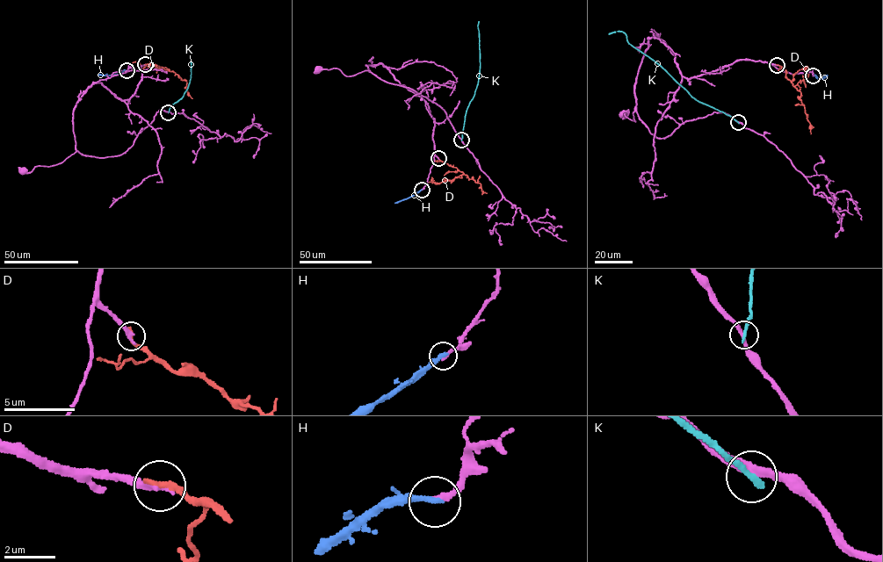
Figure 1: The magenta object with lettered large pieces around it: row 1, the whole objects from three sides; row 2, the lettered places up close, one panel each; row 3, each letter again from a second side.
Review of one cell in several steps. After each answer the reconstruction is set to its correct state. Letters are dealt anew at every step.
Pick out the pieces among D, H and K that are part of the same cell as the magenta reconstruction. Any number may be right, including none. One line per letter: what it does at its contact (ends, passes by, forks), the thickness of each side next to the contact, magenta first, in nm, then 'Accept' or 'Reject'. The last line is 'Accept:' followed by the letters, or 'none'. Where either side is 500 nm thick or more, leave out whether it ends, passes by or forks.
D: It ends there. Thickness 280 nm (magenta) against 280 nm. Reject
H: It ends there. Thickness 240 nm (magenta) against 280 nm. Reject
K: It ends there. Thickness 280 nm (magenta) against 260 nm. Reject
Accept: none

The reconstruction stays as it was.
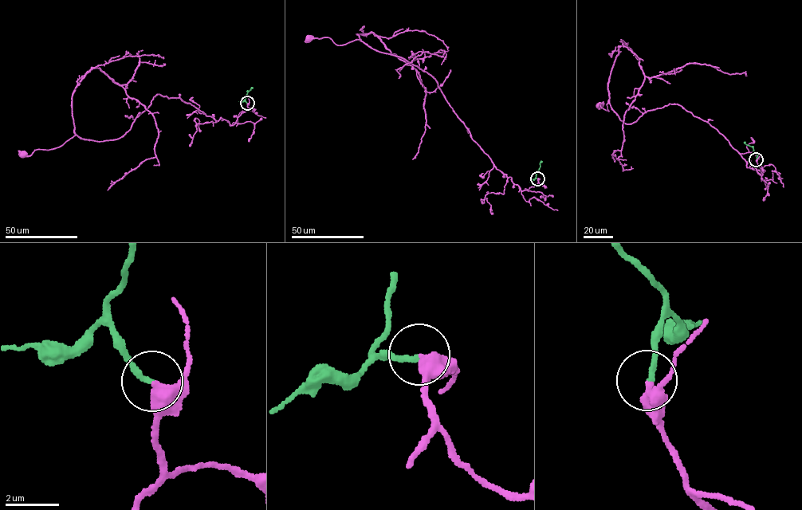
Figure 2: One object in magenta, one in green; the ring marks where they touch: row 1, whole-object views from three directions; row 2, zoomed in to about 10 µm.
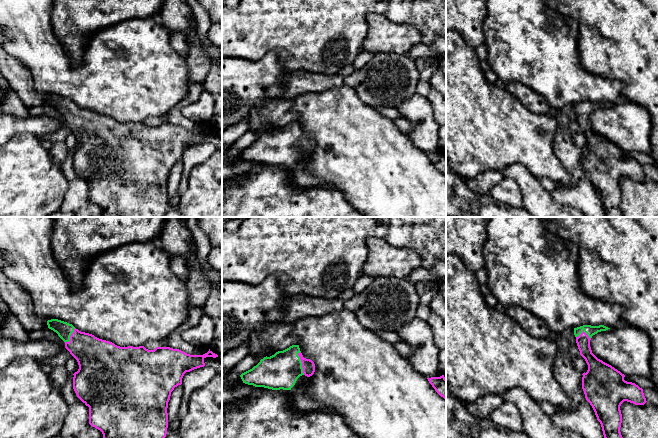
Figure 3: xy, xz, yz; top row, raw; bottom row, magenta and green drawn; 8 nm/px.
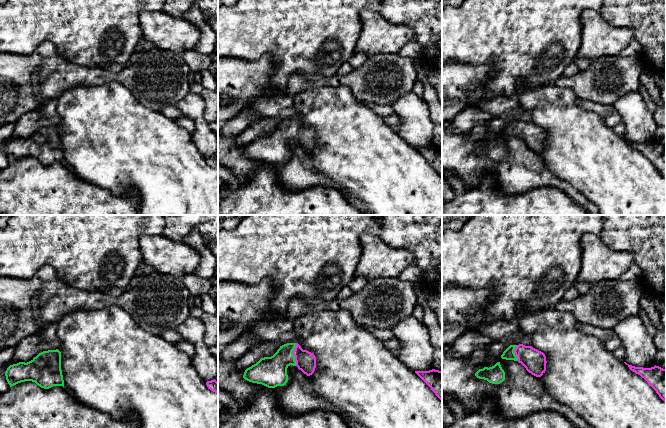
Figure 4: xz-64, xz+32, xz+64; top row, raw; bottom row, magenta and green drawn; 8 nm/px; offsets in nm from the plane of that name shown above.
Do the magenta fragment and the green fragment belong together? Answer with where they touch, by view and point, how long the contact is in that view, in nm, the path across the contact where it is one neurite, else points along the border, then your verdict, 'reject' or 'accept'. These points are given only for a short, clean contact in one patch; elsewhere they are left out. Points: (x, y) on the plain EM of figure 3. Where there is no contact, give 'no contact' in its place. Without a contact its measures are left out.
meets magenta in xz at (302, 139); contact 190 nm long; runs through xz (308, 141), (302, 139), (288, 141), (280, 147); accept

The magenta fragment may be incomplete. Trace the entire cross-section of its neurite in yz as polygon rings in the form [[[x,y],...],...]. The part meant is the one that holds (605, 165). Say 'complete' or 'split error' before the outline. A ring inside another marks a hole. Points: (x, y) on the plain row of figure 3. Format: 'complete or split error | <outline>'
split error | [[[583,101],[574,104],[574,111],[580,131],[588,141],[587,148],[582,150],[582,165],[601,200],[605,217],[624,217],[620,208],[621,180],[627,177],[644,181],[647,177],[642,164],[625,157],[624,150],[592,129],[592,112],[608,105],[610,104],[604,101]]]

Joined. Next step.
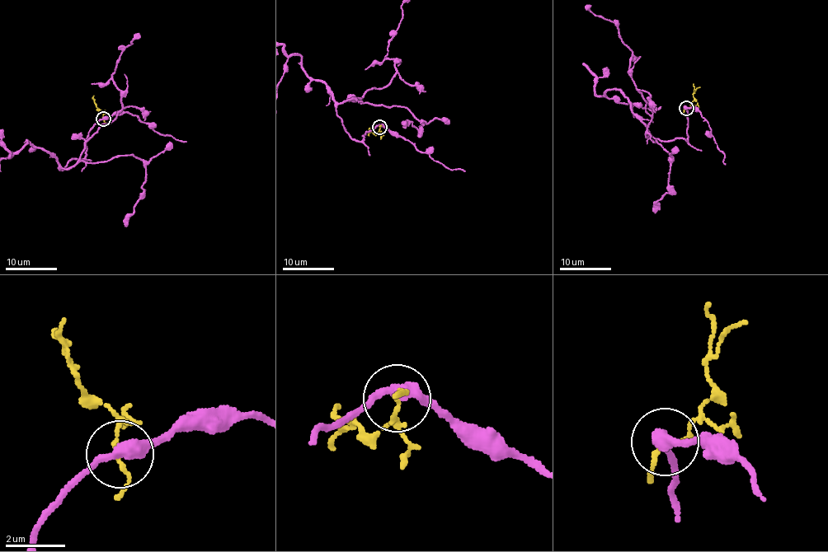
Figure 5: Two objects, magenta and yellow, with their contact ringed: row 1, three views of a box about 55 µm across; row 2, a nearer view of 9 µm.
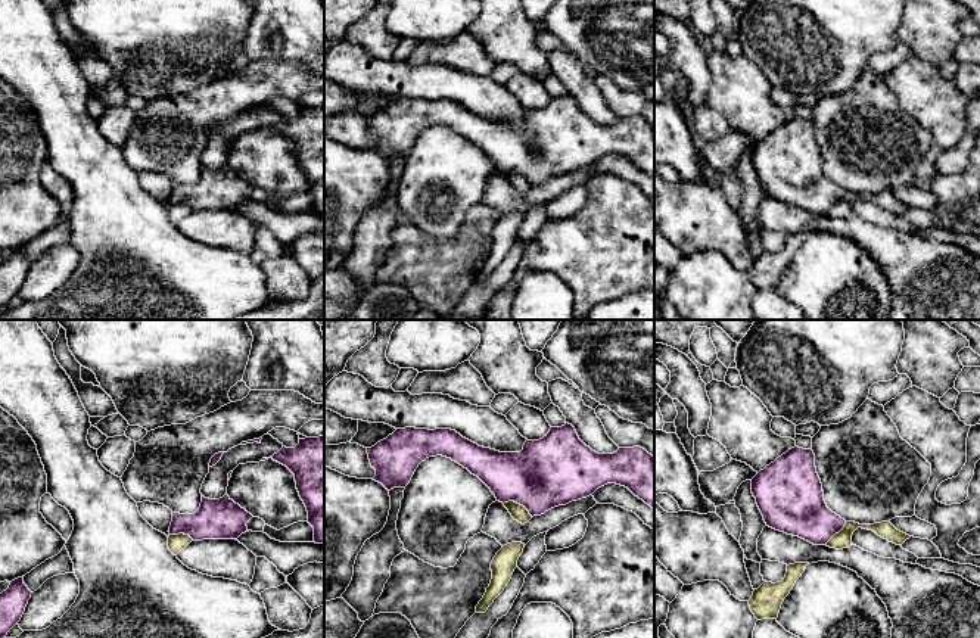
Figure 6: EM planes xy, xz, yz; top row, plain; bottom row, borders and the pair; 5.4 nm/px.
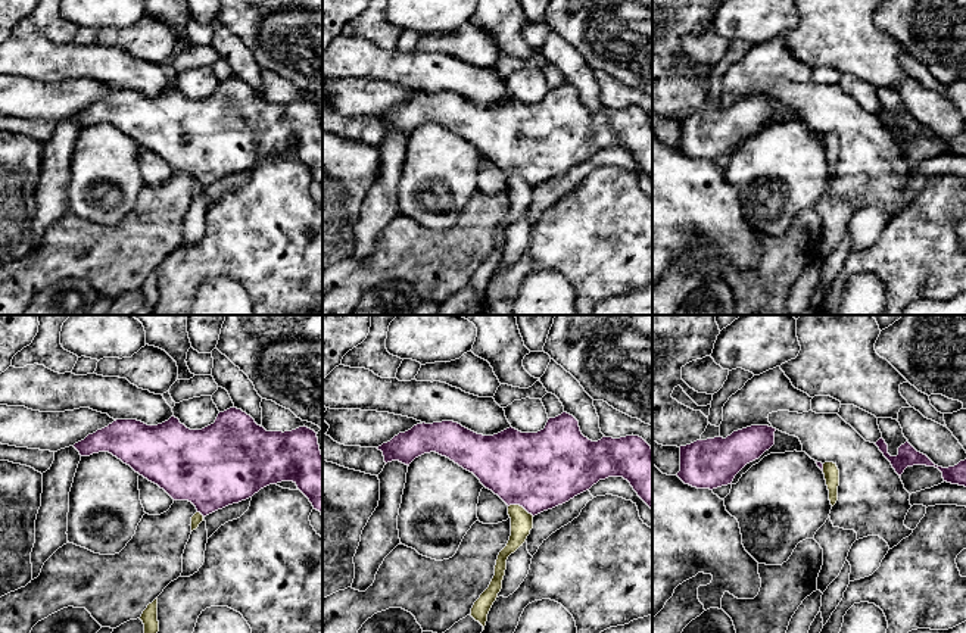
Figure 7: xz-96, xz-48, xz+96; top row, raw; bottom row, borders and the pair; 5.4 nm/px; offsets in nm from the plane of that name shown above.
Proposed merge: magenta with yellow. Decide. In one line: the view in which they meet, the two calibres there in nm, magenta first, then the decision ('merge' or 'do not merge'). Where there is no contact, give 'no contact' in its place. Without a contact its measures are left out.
contact in xz; calibres 380 and 90 nm; do not merge

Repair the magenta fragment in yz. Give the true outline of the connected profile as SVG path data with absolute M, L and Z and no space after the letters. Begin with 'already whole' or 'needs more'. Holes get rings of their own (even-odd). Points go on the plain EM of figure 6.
already whole; M794 116L778 127L752 149L752 164L766 196L799 206L813 215L827 215L846 194L846 190L833 183L824 171L812 119Z

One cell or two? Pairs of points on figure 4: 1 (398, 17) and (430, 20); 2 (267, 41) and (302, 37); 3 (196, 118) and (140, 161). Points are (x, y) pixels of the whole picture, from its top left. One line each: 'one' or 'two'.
1: one
2: one
3: two

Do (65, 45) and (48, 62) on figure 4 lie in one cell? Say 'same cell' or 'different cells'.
different cells

